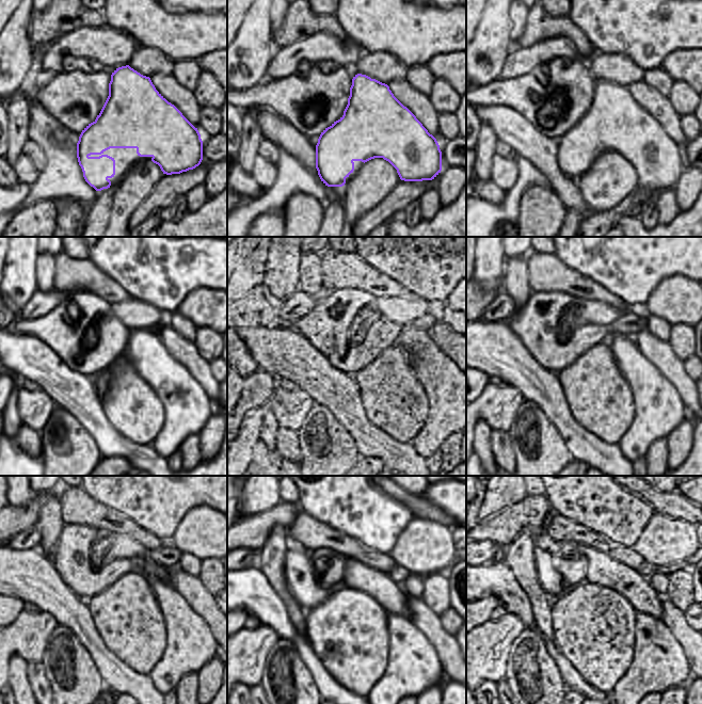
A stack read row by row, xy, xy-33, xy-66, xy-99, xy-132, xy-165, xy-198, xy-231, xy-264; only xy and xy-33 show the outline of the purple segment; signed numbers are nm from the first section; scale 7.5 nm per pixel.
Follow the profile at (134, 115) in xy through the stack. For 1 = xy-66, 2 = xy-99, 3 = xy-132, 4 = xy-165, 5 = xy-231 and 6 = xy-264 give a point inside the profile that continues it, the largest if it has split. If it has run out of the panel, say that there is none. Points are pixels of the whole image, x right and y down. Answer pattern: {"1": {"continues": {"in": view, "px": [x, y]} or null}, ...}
{"1": {"continues": {"in": "xy-66", "px": [615, 121]}}, "2": {"continues": {"in": "xy-99", "px": [187, 402]}}, "3": {"continues": {"in": "xy-132", "px": [426, 402]}}, "4": {"continues": {"in": "xy-165", "px": [661, 402]}}, "5": {"continues": {"in": "xy-231", "px": [426, 666]}}, "6": {"continues": {"in": "xy-264", "px": [660, 661]}}}

